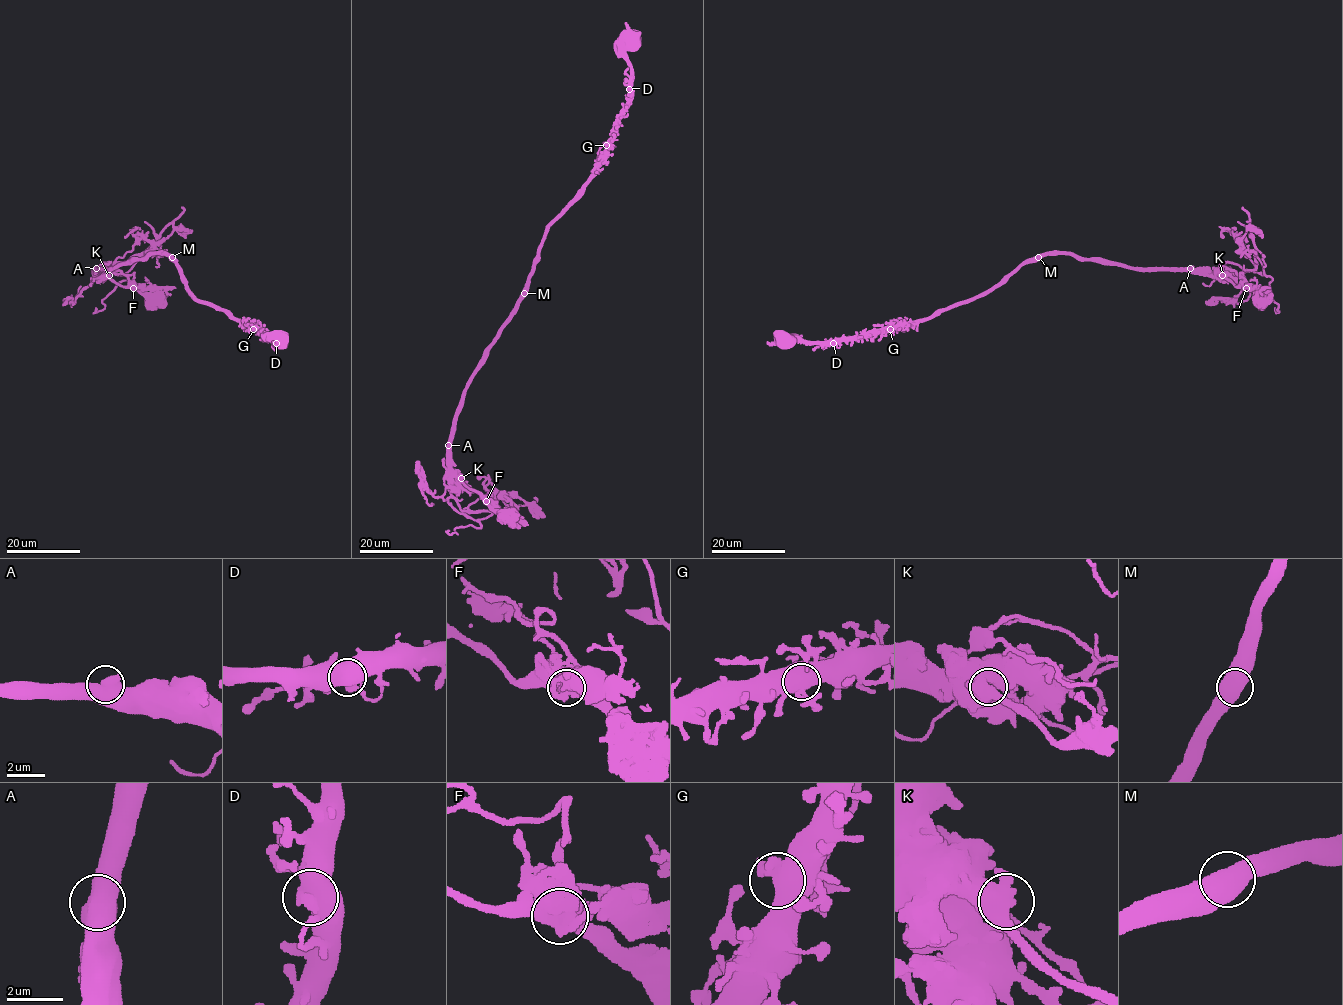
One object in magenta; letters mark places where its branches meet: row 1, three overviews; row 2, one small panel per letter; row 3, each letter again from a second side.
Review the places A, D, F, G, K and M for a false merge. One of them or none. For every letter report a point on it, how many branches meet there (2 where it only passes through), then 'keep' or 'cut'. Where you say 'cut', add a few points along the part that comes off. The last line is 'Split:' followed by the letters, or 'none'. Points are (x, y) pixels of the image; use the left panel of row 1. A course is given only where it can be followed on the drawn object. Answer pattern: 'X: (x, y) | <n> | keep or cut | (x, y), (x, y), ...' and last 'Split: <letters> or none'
A: (96, 268) | 2 | keep
D: (276, 343) | 2 | keep
F: (133, 288) | 2 | cut | (133, 287), (109, 261), (97, 273), (128, 277), (104, 298), (102, 310), (96, 308)
G: (253, 329) | 2 | keep
K: (109, 275) | 2 | keep
M: (172, 257) | 2 | keep
Split: F

